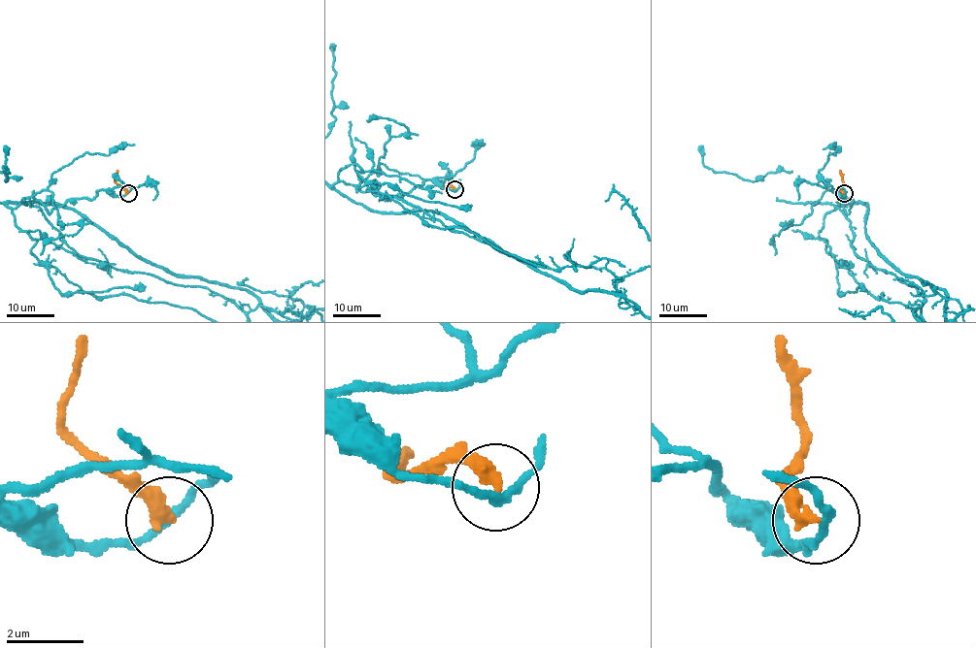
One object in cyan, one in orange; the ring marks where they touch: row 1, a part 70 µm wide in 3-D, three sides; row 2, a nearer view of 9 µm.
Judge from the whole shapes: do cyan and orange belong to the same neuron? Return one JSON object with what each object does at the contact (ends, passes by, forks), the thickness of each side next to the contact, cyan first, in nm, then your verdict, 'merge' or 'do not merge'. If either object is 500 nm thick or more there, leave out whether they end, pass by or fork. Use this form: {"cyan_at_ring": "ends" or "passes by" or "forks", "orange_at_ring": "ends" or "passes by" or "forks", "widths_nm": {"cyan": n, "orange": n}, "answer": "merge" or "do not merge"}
{"cyan_at_ring": "passes by", "orange_at_ring": "ends", "widths_nm": {"cyan": 200, "orange": 400}, "answer": "do not merge"}

